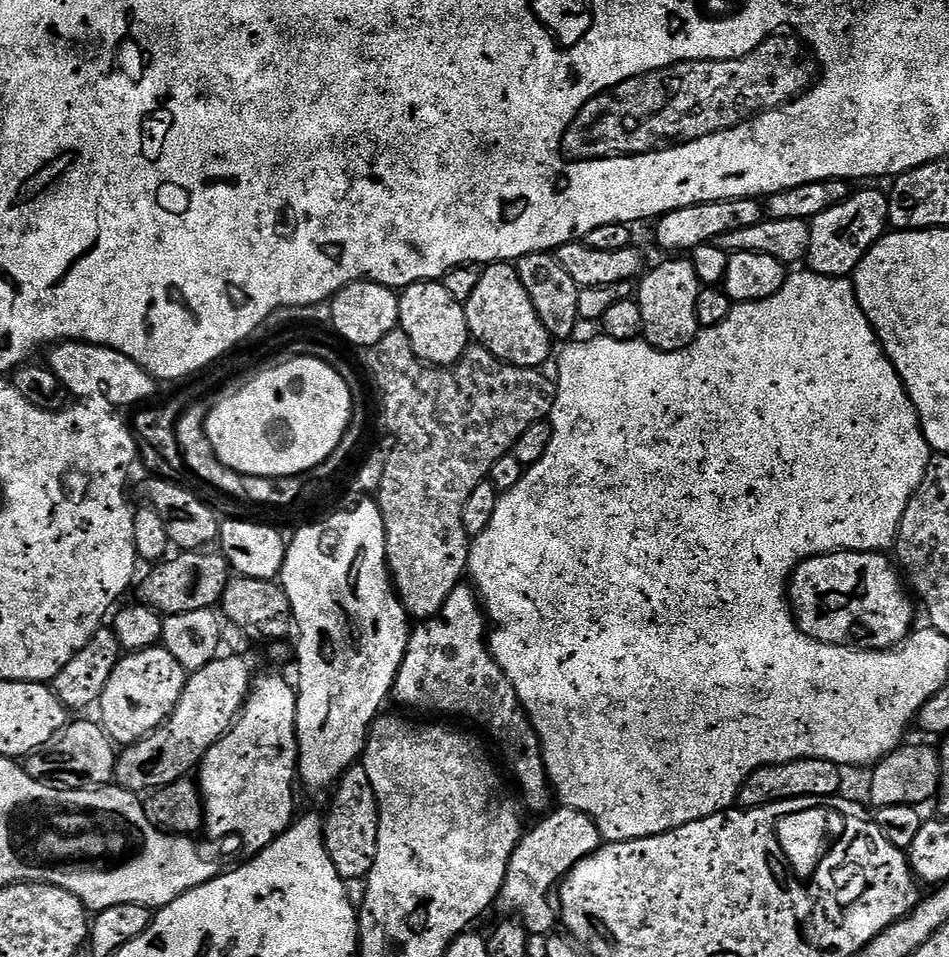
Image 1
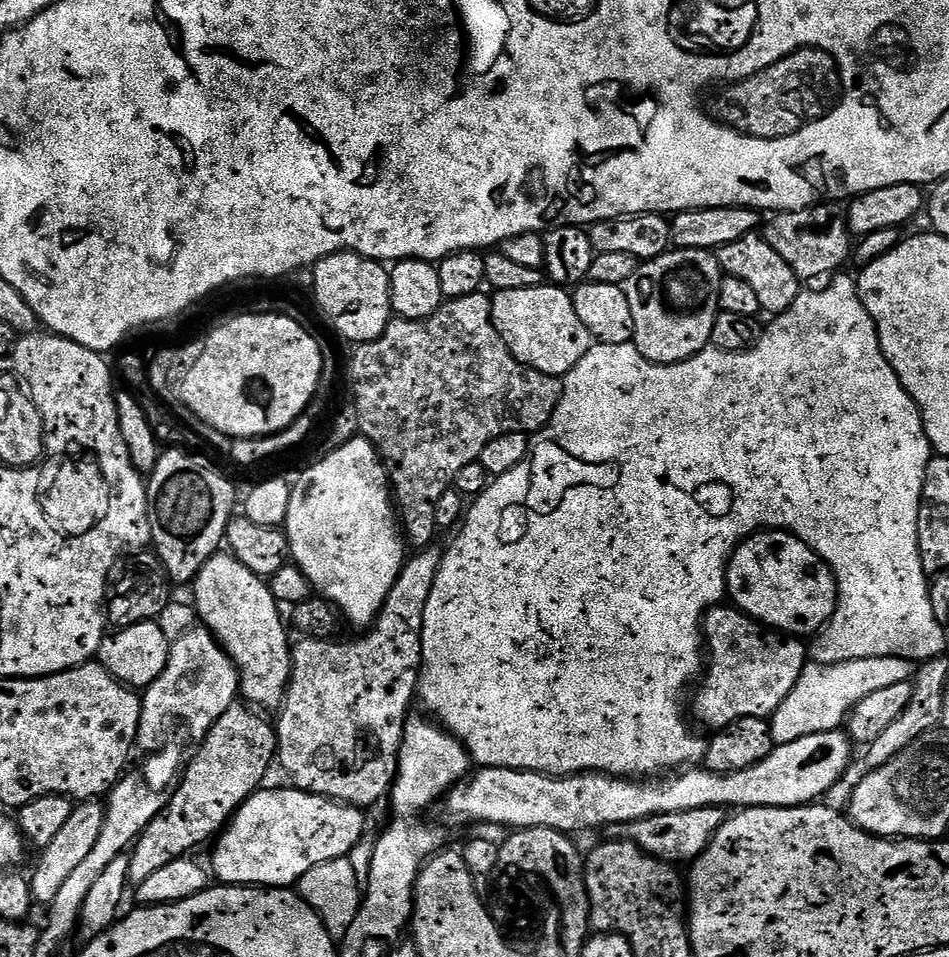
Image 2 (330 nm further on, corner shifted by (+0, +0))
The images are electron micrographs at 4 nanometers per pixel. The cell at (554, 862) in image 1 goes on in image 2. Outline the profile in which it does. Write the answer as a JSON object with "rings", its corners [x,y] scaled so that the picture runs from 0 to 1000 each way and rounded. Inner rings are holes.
{"rings":[[[737,844],[736,846],[719,846],[706,851],[689,851],[680,857],[669,857],[663,861],[654,861],[651,874],[654,878],[663,878],[671,882],[681,892],[691,899],[699,899],[709,905],[728,904],[748,884],[748,880],[757,871],[765,856],[762,844]]]}

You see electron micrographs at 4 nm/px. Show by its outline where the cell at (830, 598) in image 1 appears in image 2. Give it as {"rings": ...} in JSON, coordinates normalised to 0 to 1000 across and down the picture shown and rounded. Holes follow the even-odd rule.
{"rings":[[[796,556],[777,571],[767,587],[766,622],[781,639],[819,660],[855,667],[881,641],[881,601],[849,566],[831,556]]]}

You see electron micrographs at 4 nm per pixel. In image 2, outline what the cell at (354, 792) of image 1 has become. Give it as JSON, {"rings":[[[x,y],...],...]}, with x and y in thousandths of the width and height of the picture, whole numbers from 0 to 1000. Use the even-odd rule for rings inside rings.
{"rings":[[[452,571],[437,579],[431,580],[426,586],[426,594],[419,600],[415,612],[405,630],[405,636],[396,645],[396,651],[391,658],[385,659],[380,669],[371,669],[368,673],[353,673],[353,668],[331,669],[316,667],[308,673],[308,712],[303,715],[303,726],[294,745],[295,753],[290,753],[291,771],[293,774],[293,798],[299,801],[299,807],[305,811],[307,818],[319,828],[332,832],[341,832],[345,836],[354,836],[358,840],[366,840],[368,844],[388,846],[391,840],[396,840],[400,835],[408,833],[417,816],[417,801],[421,795],[421,781],[426,770],[426,755],[430,753],[435,743],[434,731],[439,730],[443,717],[443,693],[445,692],[445,658],[449,646],[449,629],[453,629],[453,617],[457,617],[457,604],[464,595],[465,574]]]}

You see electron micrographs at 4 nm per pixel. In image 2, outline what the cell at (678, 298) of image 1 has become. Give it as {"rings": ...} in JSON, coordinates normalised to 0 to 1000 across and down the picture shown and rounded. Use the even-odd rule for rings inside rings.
{"rings":[[[709,258],[693,270],[675,275],[668,290],[662,293],[660,304],[664,311],[664,325],[668,328],[666,354],[670,364],[686,380],[718,380],[749,361],[754,329],[760,325],[757,307],[764,287],[754,263],[744,259],[731,261]]]}

